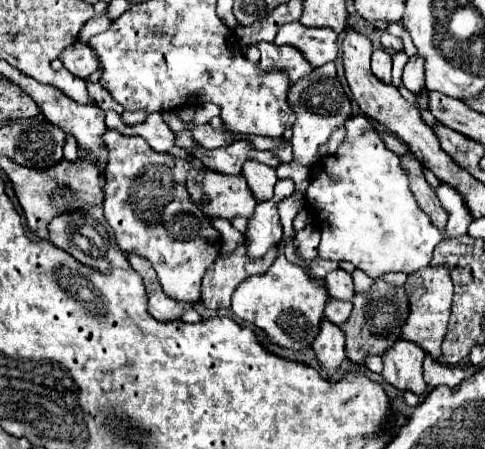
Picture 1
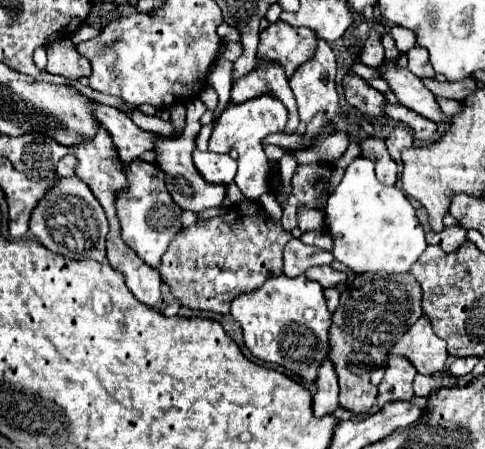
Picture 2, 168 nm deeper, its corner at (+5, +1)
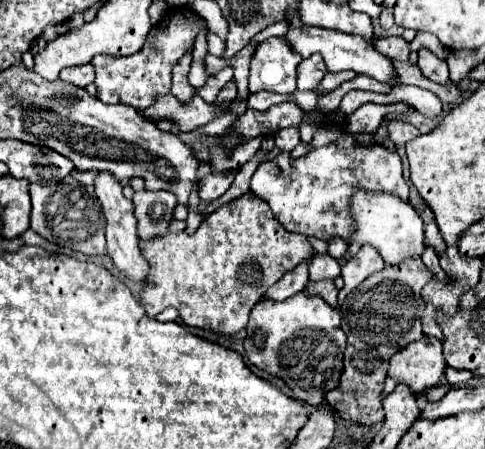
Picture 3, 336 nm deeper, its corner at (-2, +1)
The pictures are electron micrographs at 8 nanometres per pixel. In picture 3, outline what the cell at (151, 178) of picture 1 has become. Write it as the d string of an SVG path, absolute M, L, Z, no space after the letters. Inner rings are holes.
M144 190L136 192L132 202L134 202L134 214L138 218L138 236L142 240L162 238L170 232L170 222L174 218L174 208L178 204L172 192Z

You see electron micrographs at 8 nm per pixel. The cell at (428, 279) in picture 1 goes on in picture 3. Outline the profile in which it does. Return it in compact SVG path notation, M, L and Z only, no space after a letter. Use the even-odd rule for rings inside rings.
M422 336L390 358L388 376L392 376L396 382L408 384L412 392L418 394L430 386L436 386L446 368L448 364L444 360L442 340Z

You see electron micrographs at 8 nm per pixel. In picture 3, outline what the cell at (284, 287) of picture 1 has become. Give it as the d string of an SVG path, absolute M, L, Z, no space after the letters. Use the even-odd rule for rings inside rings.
M298 292L284 302L264 298L252 308L246 330L244 350L248 360L256 368L284 378L294 390L294 398L318 406L326 392L336 388L342 372L346 336L340 330L338 310L324 298L308 292Z

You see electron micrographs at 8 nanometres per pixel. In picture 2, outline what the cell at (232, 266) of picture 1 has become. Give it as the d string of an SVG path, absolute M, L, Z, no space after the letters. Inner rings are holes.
M243 200L241 208L229 208L225 216L201 220L189 228L183 228L161 258L159 276L171 288L171 294L181 302L181 306L191 310L205 310L217 314L229 314L231 302L245 294L261 288L269 276L279 276L283 268L283 248L291 240L291 232L283 230L279 222L273 222L271 216L261 208L259 202Z

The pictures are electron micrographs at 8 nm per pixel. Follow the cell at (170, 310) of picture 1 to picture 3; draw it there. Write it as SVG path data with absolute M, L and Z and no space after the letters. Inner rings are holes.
M98 172L96 180L94 180L94 186L96 186L96 194L98 194L98 200L102 202L102 208L104 208L104 218L106 218L106 242L108 242L108 256L112 258L114 266L132 282L136 284L144 284L146 282L146 276L148 276L148 260L144 258L142 250L140 250L140 236L138 236L138 220L134 216L134 204L132 200L128 200L124 194L122 194L122 182L112 174L112 172Z

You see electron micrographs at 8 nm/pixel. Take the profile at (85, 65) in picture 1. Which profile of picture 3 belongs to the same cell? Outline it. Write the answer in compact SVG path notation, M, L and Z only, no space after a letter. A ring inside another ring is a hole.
M90 63L81 66L81 68L64 68L60 72L60 80L84 88L84 86L88 86L94 80L94 66Z

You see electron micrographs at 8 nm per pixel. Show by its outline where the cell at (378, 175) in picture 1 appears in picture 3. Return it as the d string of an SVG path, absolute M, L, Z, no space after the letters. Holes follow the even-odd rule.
M356 190L350 196L350 218L354 224L354 234L348 242L348 252L354 256L366 244L374 246L376 252L382 256L386 266L402 264L408 258L422 256L426 250L424 244L424 222L420 214L410 206L410 202L402 200L390 192L370 192L370 190Z

